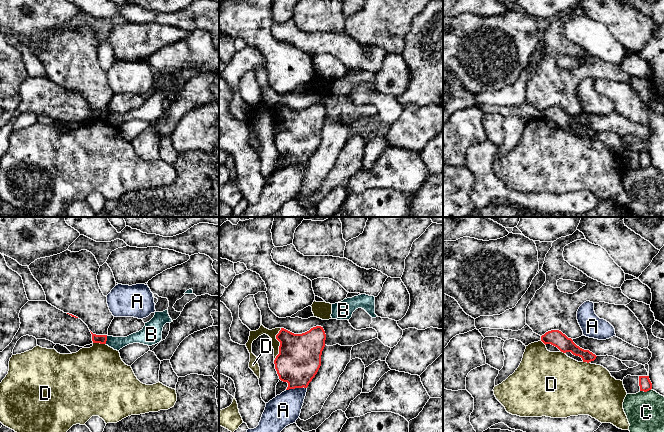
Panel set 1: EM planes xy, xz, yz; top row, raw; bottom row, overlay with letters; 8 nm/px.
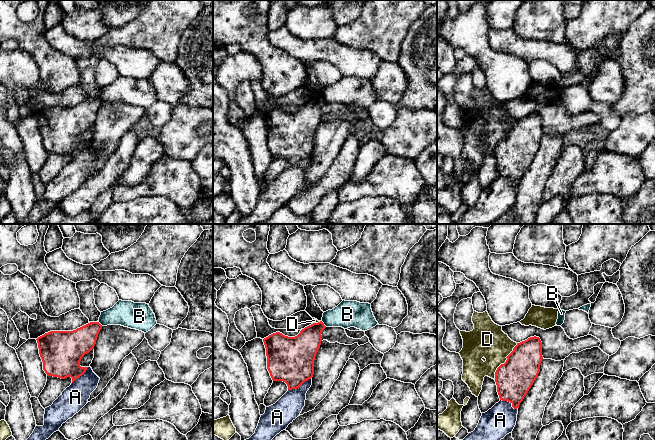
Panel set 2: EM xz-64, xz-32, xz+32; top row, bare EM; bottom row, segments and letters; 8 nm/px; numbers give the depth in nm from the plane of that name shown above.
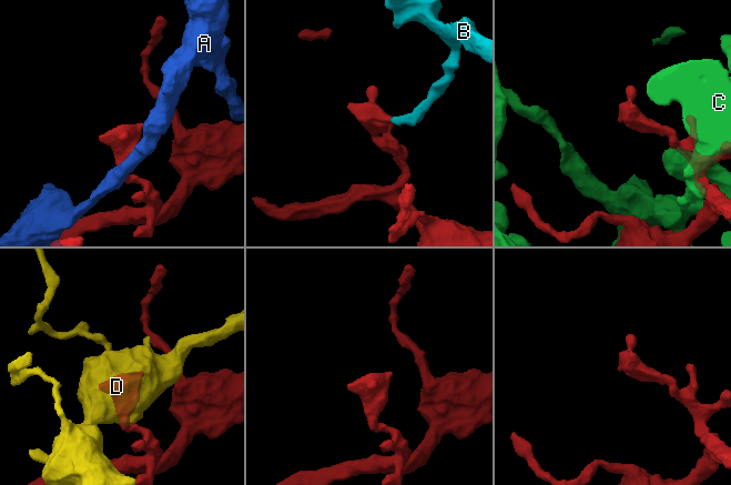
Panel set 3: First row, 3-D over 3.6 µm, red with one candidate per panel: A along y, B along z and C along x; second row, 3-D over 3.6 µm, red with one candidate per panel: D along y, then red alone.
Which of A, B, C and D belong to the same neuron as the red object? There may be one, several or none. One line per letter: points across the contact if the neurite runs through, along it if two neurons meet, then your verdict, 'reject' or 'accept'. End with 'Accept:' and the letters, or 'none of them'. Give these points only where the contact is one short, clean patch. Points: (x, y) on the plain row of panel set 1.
A: reject
B: border xy (107, 111), (105, 119); reject
C: reject
D: reject
Accept: none of them

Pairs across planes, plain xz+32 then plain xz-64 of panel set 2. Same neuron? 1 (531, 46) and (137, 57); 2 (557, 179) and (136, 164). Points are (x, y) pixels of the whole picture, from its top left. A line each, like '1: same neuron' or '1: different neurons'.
1: same neuron
2: different neurons

